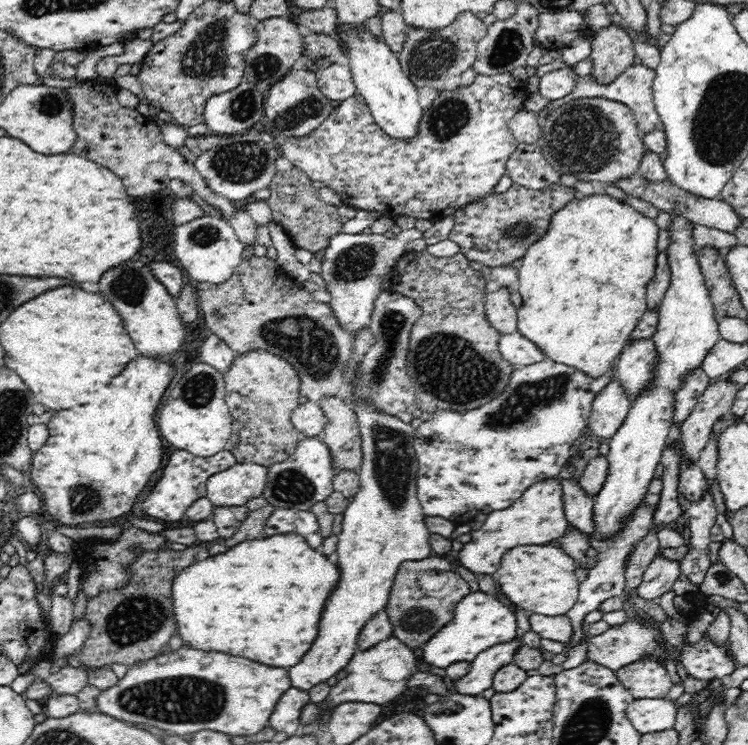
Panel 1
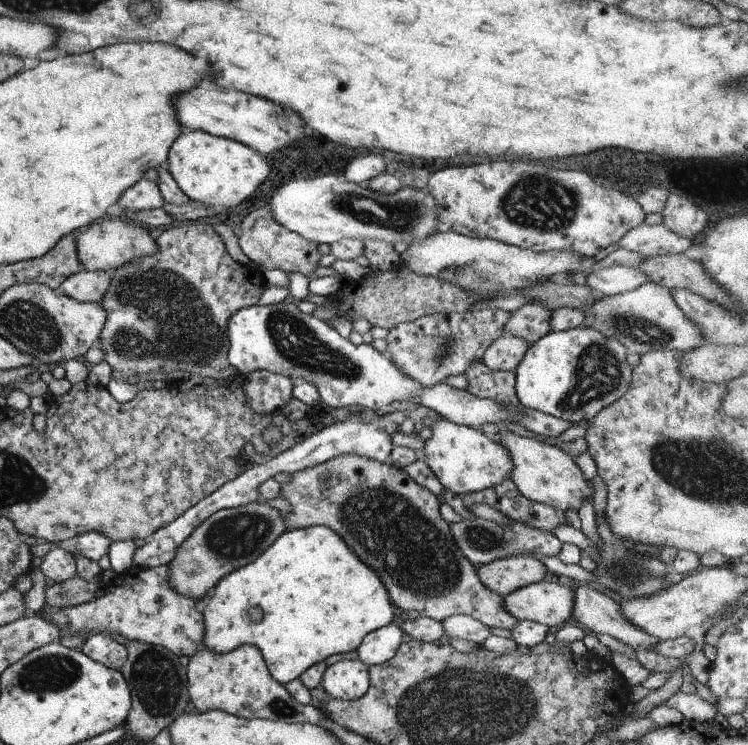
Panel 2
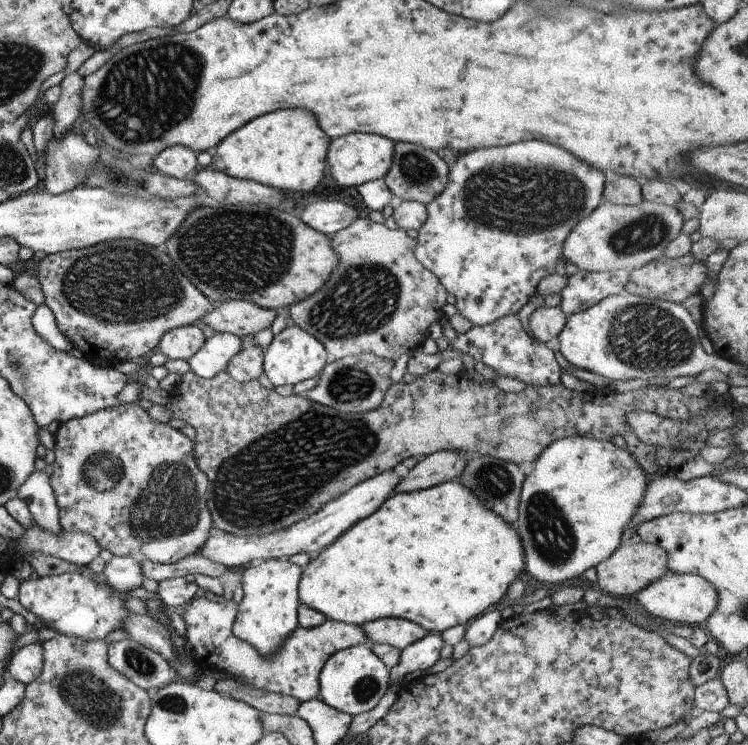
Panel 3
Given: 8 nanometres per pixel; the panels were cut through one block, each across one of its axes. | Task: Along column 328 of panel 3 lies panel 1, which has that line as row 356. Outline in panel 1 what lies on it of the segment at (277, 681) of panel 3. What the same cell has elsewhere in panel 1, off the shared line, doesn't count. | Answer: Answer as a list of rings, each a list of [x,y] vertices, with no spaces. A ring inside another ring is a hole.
[[[648,338],[629,340],[614,368],[614,376],[621,382],[629,398],[634,400],[652,380],[656,350]]]

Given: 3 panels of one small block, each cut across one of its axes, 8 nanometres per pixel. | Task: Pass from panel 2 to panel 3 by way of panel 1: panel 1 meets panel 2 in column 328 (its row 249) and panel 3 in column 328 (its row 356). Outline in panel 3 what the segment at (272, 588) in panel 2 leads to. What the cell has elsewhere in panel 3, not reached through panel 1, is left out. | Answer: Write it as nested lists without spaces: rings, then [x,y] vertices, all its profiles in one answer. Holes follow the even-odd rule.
[[[457,480],[447,481],[428,489],[393,493],[380,504],[380,508],[373,511],[368,517],[352,524],[344,533],[341,533],[330,545],[320,551],[314,559],[307,564],[307,568],[300,574],[297,585],[298,599],[301,604],[315,609],[318,613],[339,622],[360,626],[378,618],[395,617],[407,619],[424,628],[427,633],[441,633],[451,626],[465,626],[472,618],[481,615],[483,610],[491,604],[501,604],[505,599],[505,592],[511,582],[524,581],[524,550],[521,538],[514,526],[502,519],[493,509],[490,509],[475,493]]]

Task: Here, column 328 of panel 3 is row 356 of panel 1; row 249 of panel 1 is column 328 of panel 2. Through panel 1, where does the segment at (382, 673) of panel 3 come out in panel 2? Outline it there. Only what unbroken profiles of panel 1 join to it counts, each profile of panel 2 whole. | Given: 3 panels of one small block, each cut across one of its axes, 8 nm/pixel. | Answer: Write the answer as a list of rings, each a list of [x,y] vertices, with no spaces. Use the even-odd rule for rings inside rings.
[[[357,659],[337,661],[326,667],[320,684],[327,696],[333,699],[358,699],[368,689],[368,670]]]

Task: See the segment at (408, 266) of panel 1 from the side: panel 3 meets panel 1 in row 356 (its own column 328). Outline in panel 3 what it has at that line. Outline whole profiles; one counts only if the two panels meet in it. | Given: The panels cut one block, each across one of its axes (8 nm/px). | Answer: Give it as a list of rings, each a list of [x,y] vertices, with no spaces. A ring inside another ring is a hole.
[[[435,368],[415,377],[411,383],[393,383],[385,391],[381,404],[373,410],[364,413],[342,413],[300,395],[279,396],[273,388],[265,388],[256,380],[238,383],[226,371],[221,371],[210,379],[204,379],[190,370],[180,376],[178,384],[169,392],[173,401],[165,406],[172,412],[172,418],[187,422],[195,430],[193,454],[199,470],[207,477],[207,506],[212,526],[238,537],[268,535],[288,529],[356,484],[391,470],[409,456],[429,456],[435,451],[459,451],[463,454],[477,451],[481,455],[489,455],[516,465],[521,462],[533,462],[548,444],[562,439],[563,436],[577,435],[577,430],[567,430],[567,420],[579,420],[579,416],[573,418],[573,412],[579,412],[579,408],[583,410],[583,404],[589,404],[589,400],[581,400],[581,394],[589,394],[589,398],[593,398],[597,406],[605,406],[605,410],[601,410],[601,422],[609,422],[609,418],[617,422],[613,431],[621,434],[627,444],[626,449],[638,465],[642,466],[648,477],[671,476],[683,464],[698,460],[699,451],[707,446],[705,439],[715,433],[705,429],[698,430],[694,442],[687,449],[681,446],[676,451],[646,445],[631,432],[629,421],[626,420],[629,411],[647,411],[685,423],[716,406],[715,403],[709,402],[703,395],[688,396],[678,389],[647,384],[636,390],[609,394],[609,398],[606,398],[605,394],[597,394],[593,381],[589,382],[589,373],[585,374],[585,370],[560,372],[559,383],[547,386],[526,385],[516,394],[501,391],[493,381],[473,381],[462,371],[447,375]]]

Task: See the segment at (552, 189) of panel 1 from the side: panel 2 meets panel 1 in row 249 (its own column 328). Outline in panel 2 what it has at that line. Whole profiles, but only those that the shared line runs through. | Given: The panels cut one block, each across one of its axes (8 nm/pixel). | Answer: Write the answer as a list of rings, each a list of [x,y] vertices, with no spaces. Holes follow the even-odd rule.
[[[349,453],[337,455],[311,468],[304,468],[303,470],[289,473],[287,482],[279,484],[279,496],[281,496],[280,498],[283,498],[283,500],[287,500],[289,506],[291,506],[289,510],[285,510],[285,512],[281,511],[281,520],[285,522],[286,530],[291,530],[291,528],[300,529],[313,525],[331,528],[331,530],[333,530],[335,534],[338,534],[339,538],[345,542],[345,546],[349,546],[349,550],[351,550],[361,562],[365,562],[365,564],[369,566],[369,570],[377,572],[377,578],[381,578],[381,584],[385,586],[385,590],[387,590],[387,594],[389,594],[389,600],[392,600],[393,605],[397,606],[397,608],[401,608],[403,612],[406,613],[408,610],[413,610],[413,612],[419,612],[421,617],[429,617],[436,621],[441,621],[443,618],[447,618],[451,615],[469,615],[471,618],[478,620],[481,624],[489,628],[505,628],[505,630],[510,630],[517,624],[517,621],[511,617],[510,614],[507,614],[501,606],[498,606],[499,595],[481,584],[476,574],[476,568],[459,552],[459,547],[451,538],[448,523],[443,521],[439,515],[438,506],[440,500],[437,499],[437,496],[433,496],[427,488],[415,484],[403,470],[395,468],[393,465],[388,465],[359,455]]]

